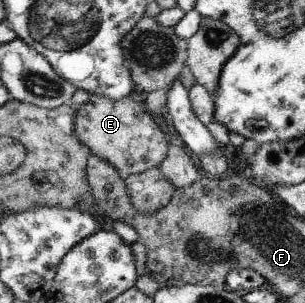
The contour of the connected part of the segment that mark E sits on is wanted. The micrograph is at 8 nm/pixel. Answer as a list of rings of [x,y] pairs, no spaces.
[[[90,94],[88,102],[76,108],[73,123],[75,136],[83,145],[86,145],[89,152],[95,154],[100,160],[106,161],[111,167],[114,167],[122,177],[141,173],[150,168],[156,168],[167,155],[169,145],[167,135],[157,121],[145,111],[138,98],[127,96],[112,102],[107,98]]]

